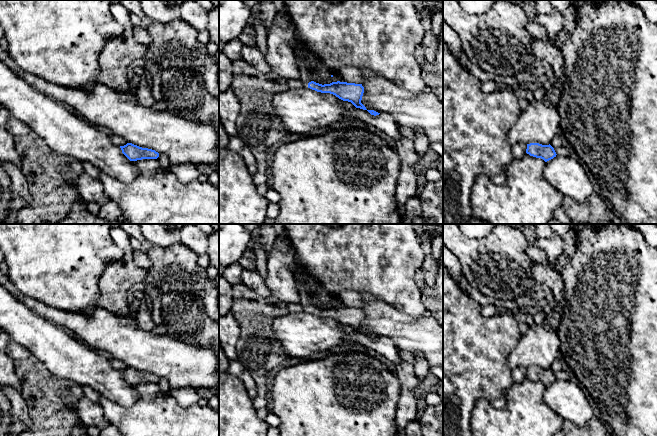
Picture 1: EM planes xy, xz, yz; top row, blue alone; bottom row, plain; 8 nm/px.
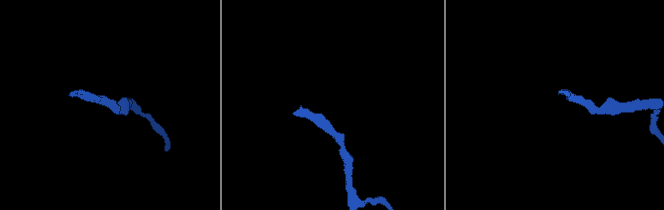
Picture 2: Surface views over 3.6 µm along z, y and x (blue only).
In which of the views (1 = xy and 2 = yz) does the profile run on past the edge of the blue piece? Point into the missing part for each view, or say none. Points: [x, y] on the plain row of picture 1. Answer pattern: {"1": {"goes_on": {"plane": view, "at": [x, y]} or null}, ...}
{"1": {"goes_on": null}, "2": {"goes_on": null}}

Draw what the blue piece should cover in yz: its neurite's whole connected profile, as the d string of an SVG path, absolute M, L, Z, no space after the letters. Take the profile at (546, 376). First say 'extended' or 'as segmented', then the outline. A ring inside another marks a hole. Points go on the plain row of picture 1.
as segmented; M539 367L527 368L526 377L530 380L541 382L545 386L553 383L557 379L554 372L550 368L542 369Z

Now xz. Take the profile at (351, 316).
extended; M295 276L300 294L300 305L304 311L321 317L330 317L343 325L351 326L356 332L367 334L361 327L364 317L362 308L347 306L332 306L330 308L319 308L314 305L315 302L325 304L331 300L328 293L313 277Z

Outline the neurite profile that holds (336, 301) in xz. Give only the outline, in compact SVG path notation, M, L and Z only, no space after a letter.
M330 293L330 297L331 297L331 300L328 303L321 304L321 303L315 302L314 303L314 306L319 307L319 308L322 308L322 309L324 309L324 308L330 308L332 306L337 306L337 305L345 306L340 301L340 299L338 297L338 293Z

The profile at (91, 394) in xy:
M82 386L83 396L90 401L99 404L100 394L89 386Z

